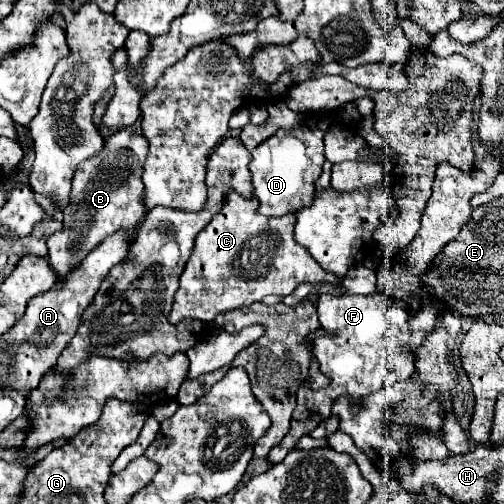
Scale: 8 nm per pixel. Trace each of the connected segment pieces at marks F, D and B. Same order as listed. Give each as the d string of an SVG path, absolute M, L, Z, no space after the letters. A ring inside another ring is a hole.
M384 293L374 295L322 295L318 303L318 319L326 331L336 331L334 337L316 339L314 355L320 363L320 371L330 377L330 387L324 391L312 391L310 387L298 389L298 405L294 409L292 427L288 435L270 451L268 461L280 463L296 445L302 435L308 435L328 415L324 407L332 405L340 395L362 399L380 387L392 385L400 379L410 379L414 373L414 355L404 349L410 339L410 305Z
M328 111L304 113L302 121L294 129L276 131L276 135L266 139L252 151L250 171L254 179L254 195L260 201L258 211L262 215L282 217L288 213L296 213L312 203L312 195L316 191L314 183L320 177L324 163L322 137L332 121L334 117Z
M126 129L116 131L106 139L100 155L86 159L72 179L72 203L64 213L64 231L58 231L48 239L48 261L56 269L58 277L64 277L68 269L76 267L100 241L120 229L132 233L132 229L144 219L144 185L140 183L140 171L148 153L148 141L140 133Z

